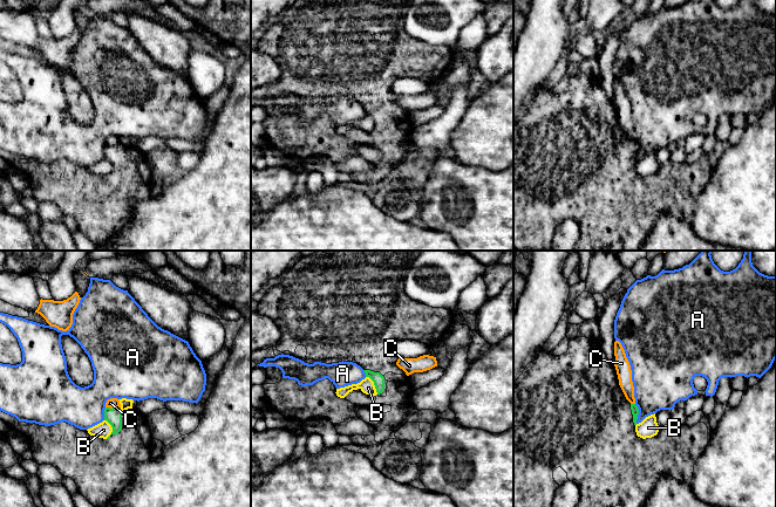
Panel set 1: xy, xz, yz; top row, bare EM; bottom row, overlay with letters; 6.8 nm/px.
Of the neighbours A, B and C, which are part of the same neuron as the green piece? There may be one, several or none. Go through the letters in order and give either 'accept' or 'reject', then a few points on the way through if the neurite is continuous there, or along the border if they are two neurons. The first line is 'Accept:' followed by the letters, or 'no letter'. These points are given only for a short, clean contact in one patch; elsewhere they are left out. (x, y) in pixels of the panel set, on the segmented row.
Accept: no letter
A: reject; border yz (634, 404), (638, 409), (637, 423)
B: reject; border xy (104, 419), (111, 427), (111, 433), (107, 438)
C: reject; border xy (106, 406), (117, 408), (121, 411)

